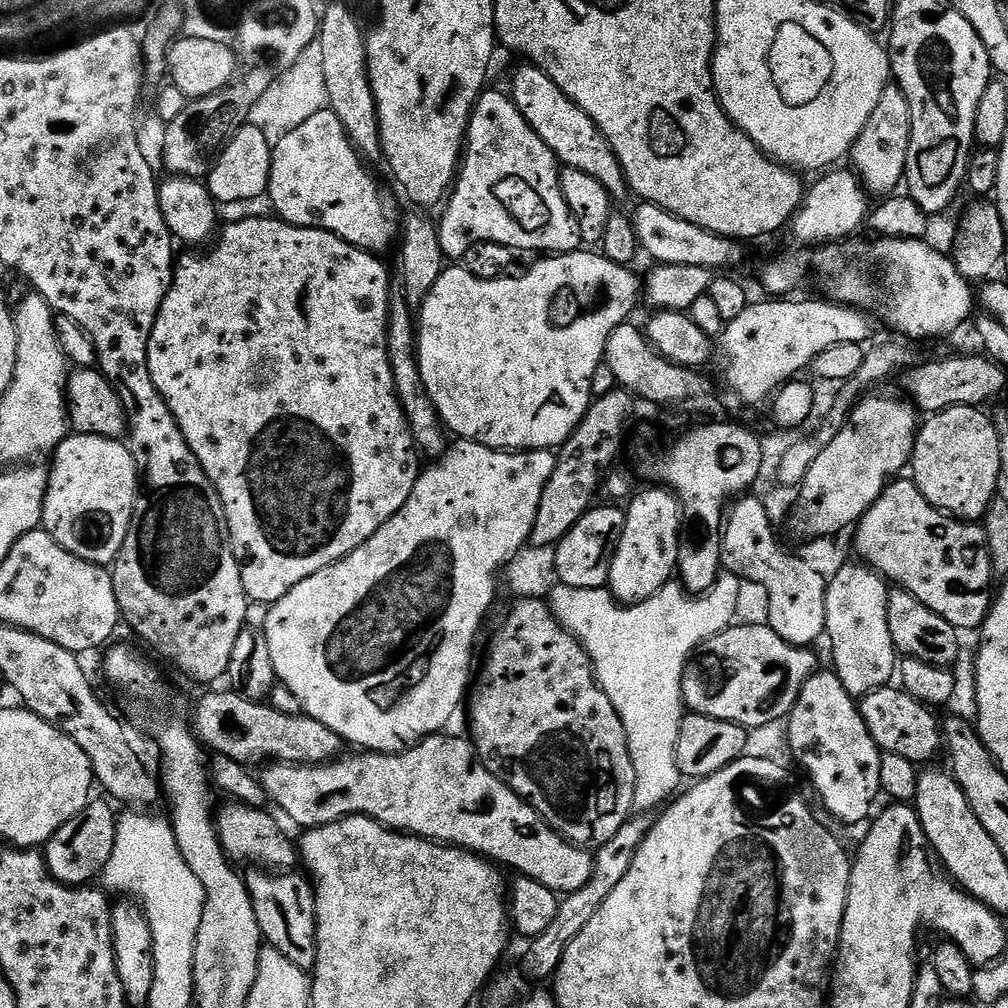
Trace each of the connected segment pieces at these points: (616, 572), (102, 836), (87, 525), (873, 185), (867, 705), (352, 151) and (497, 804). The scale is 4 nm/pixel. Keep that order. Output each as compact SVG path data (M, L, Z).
M659 487L652 488L649 492L640 492L636 497L633 495L627 501L629 504L626 504L622 538L616 547L608 579L608 588L621 604L640 604L646 598L658 594L658 590L662 590L662 586L666 586L673 579L678 568L676 559L680 553L682 513L675 495L667 487Z
M89 799L88 805L70 822L66 822L48 840L42 855L48 864L48 872L60 884L71 884L73 886L88 886L92 880L101 875L110 862L110 854L114 854L114 838L116 837L116 822L118 812L111 808L113 805L107 799Z
M69 434L65 440L56 447L52 457L54 458L52 460L52 464L50 463L48 489L44 495L44 518L42 521L43 531L49 532L49 534L52 535L52 537L54 537L63 548L70 550L70 554L74 554L78 558L82 558L91 564L103 564L105 566L111 565L126 542L126 534L130 530L132 517L136 515L138 501L142 495L142 472L138 467L138 461L134 455L133 449L129 447L123 439L111 440L110 438L102 438L101 436Z
M889 83L888 88L882 94L882 98L878 98L878 106L874 106L874 114L870 114L870 122L866 122L866 126L862 130L862 134L858 134L858 138L854 142L850 153L851 167L860 178L860 183L873 197L884 198L889 194L895 193L896 188L901 187L902 181L905 179L908 170L908 151L910 150L910 142L912 141L912 115L910 114L910 102L906 102L906 98L899 84Z
M899 686L879 688L870 694L859 697L858 703L860 705L862 718L866 722L870 734L874 738L874 742L880 747L881 753L889 752L890 754L902 754L902 758L906 758L909 762L917 766L927 765L929 762L935 761L932 759L934 759L936 755L941 755L941 721L938 719L937 713L929 708L928 705L919 704L917 700L914 699L909 692L904 691L903 688Z
M321 110L297 129L288 134L272 150L270 182L266 193L276 207L275 215L288 224L298 224L301 228L321 228L332 232L338 238L350 242L355 248L373 254L385 254L393 251L402 232L402 224L396 220L396 208L384 197L380 184L368 173L369 165L365 163L354 145L348 141L338 114L331 110Z
M437 734L435 736L428 736L426 739L421 740L419 744L413 744L412 747L404 752L356 750L353 751L353 756L341 754L336 759L329 760L326 764L282 764L272 762L263 769L263 771L265 770L264 773L259 773L258 779L263 784L264 792L268 796L269 801L273 805L276 803L300 827L300 830L321 828L323 824L333 824L339 820L346 819L348 816L368 816L372 820L377 820L377 822L383 824L385 828L413 836L422 836L426 840L435 840L454 848L463 848L465 852L474 852L476 855L484 857L485 860L491 860L505 869L513 868L513 873L534 878L534 882L542 882L542 886L546 886L551 892L567 894L574 890L582 890L586 886L586 882L590 882L592 877L593 853L570 843L568 840L563 840L517 792L510 790L497 776L490 774L490 770L486 770L486 766L480 761L480 757L476 755L476 747L472 744L471 739L464 737L463 740L460 736L448 735Z

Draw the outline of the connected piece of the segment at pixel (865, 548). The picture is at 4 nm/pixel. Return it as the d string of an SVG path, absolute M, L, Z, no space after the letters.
M896 478L876 499L874 506L866 510L860 523L855 525L855 532L856 552L860 555L857 557L868 567L879 572L889 585L899 586L903 591L914 594L914 598L918 598L922 606L946 618L950 626L979 629L983 625L994 599L992 559L983 523L958 520L949 516L930 502L926 502L926 498L911 478Z

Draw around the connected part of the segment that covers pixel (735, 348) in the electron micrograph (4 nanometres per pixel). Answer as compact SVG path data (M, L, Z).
M763 298L749 303L738 318L727 321L718 340L718 348L724 351L724 384L740 400L748 404L756 404L773 395L781 386L801 375L800 371L811 369L814 358L822 354L822 350L830 350L830 346L842 346L842 342L867 345L872 336L873 317L861 312L859 308L847 308L831 299L796 300L800 298Z

